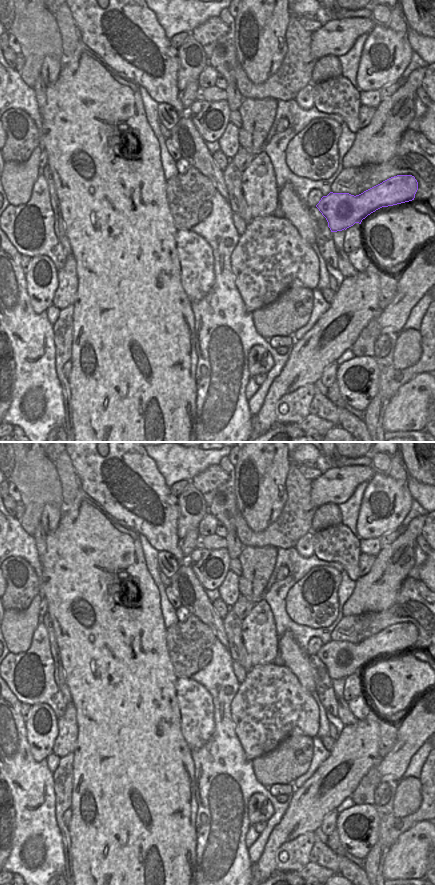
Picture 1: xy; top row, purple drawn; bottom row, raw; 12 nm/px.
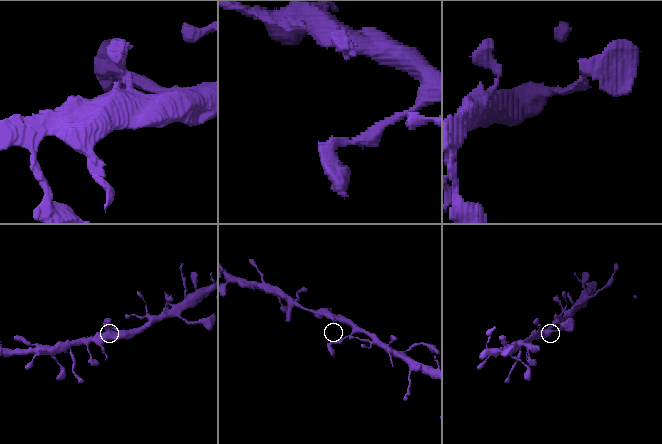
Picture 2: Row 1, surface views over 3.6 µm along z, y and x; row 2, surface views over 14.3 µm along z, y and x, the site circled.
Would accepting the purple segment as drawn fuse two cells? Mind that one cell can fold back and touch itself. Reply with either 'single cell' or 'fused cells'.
single cell

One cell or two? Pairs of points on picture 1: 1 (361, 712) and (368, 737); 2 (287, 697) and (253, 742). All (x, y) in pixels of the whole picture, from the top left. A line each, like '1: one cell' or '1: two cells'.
1: two cells
2: one cell

